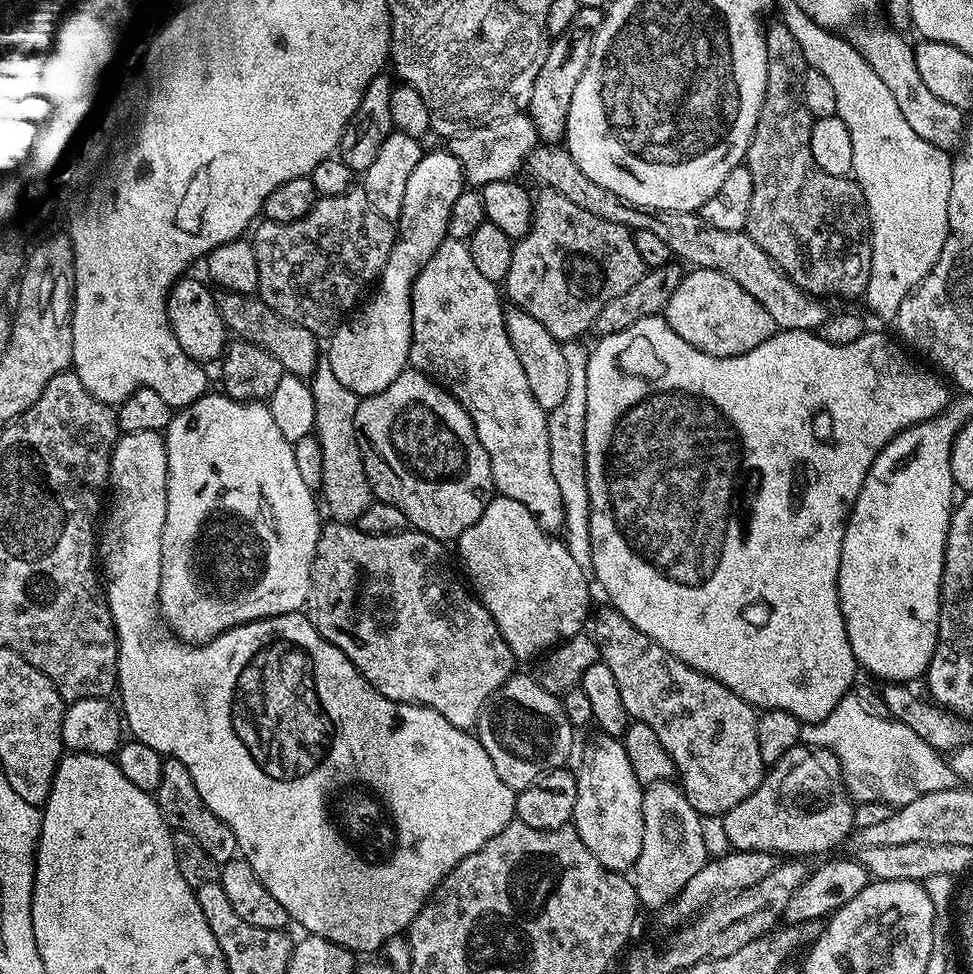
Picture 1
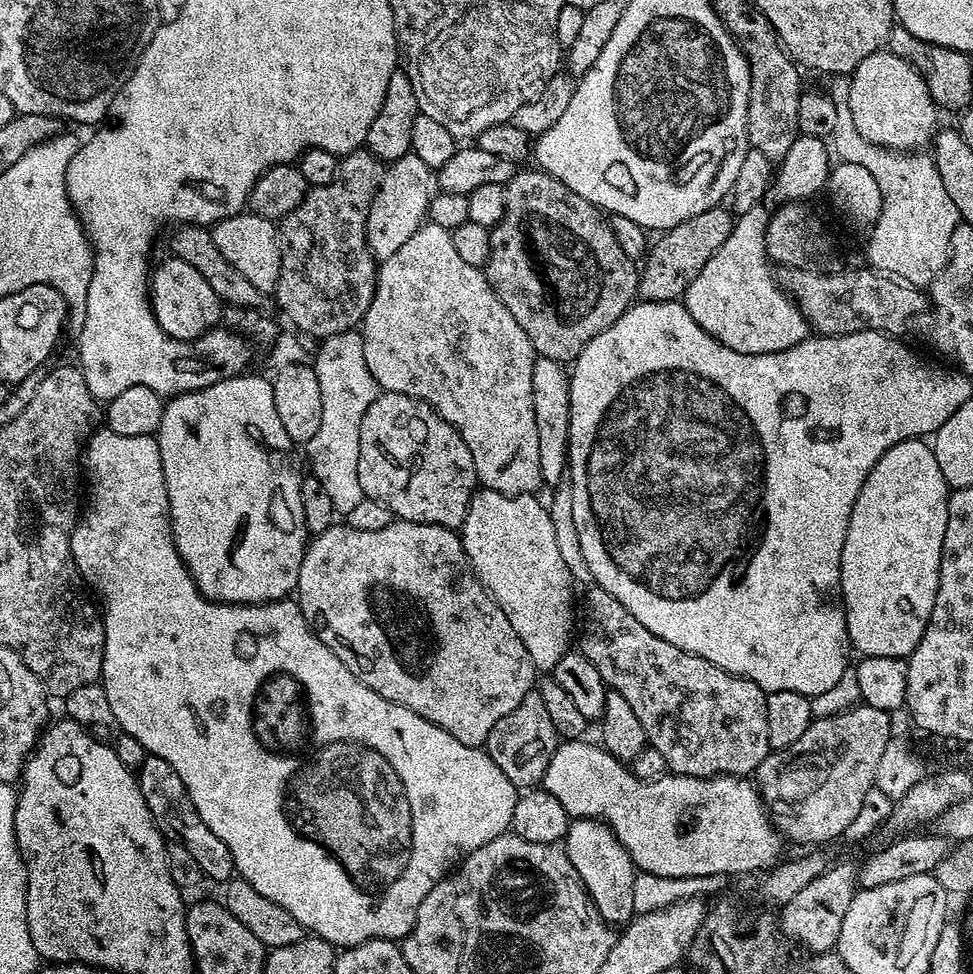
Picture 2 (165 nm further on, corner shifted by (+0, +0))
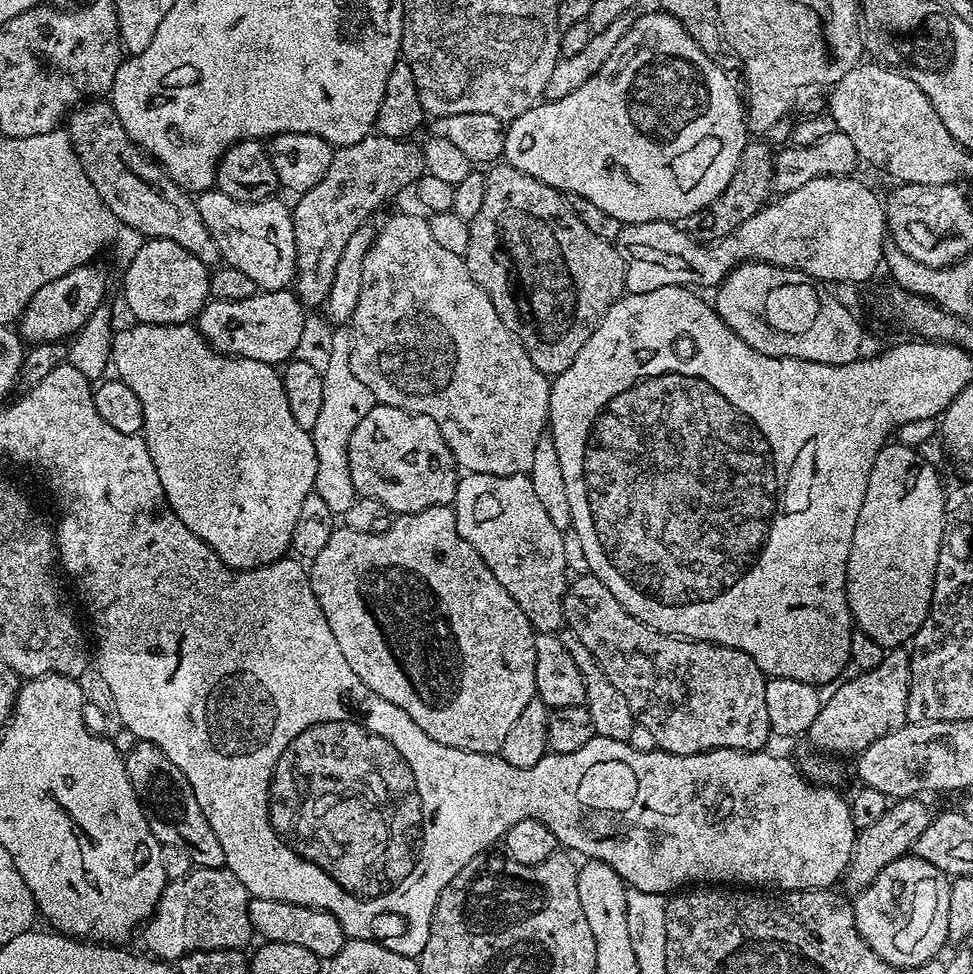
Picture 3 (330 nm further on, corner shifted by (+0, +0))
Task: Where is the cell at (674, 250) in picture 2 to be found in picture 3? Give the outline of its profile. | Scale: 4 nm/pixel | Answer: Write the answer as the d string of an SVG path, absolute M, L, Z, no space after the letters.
M756 142L748 143L742 150L742 158L738 162L734 178L730 178L726 190L722 190L722 194L718 194L718 198L714 198L710 207L698 210L686 217L682 222L684 231L689 232L696 240L711 242L720 240L726 234L738 230L738 226L742 226L742 222L746 222L746 218L754 218L754 214L761 212L764 205L769 203L774 192L773 174L773 149L770 150L766 145L756 144Z

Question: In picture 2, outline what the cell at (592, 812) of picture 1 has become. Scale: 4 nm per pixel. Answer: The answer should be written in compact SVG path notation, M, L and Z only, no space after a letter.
M573 819L568 825L568 832L564 835L562 847L568 853L574 870L578 870L578 878L584 884L584 889L588 891L588 896L594 902L598 914L607 924L623 926L637 915L634 910L634 878L638 869L632 863L630 854L624 849L622 842L618 842L618 838L608 825L600 820Z

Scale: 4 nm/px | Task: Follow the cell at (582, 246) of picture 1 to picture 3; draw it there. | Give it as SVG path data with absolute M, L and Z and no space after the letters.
M497 162L487 169L486 194L483 195L482 207L478 210L478 214L474 214L474 218L468 221L468 229L470 240L463 258L464 264L470 270L472 280L478 282L482 290L486 290L490 302L494 302L494 310L498 310L498 318L502 318L502 322L506 322L506 330L513 332L518 342L522 342L522 350L530 354L530 362L534 362L534 366L538 366L538 370L549 378L560 376L568 369L570 362L578 358L578 350L582 350L582 346L590 342L590 334L594 334L594 330L600 325L602 318L610 310L610 306L614 306L614 302L625 295L626 270L622 254L618 254L613 241L596 237L584 225L582 218L574 214L565 193L559 192L557 188L552 188L549 184L543 184L538 178L530 178L530 174L522 174L513 164L507 162Z

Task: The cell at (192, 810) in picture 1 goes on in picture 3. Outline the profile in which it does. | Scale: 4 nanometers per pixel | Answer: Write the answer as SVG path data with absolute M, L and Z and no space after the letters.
M137 740L134 750L123 753L123 758L130 786L134 786L134 794L146 814L146 822L160 845L179 846L197 868L225 867L222 842L218 842L218 834L210 830L210 822L206 822L206 814L202 814L198 798L194 798L194 790L190 782L186 782L186 774L182 774L182 770L178 770L178 766L174 766L174 762L154 746L154 742Z

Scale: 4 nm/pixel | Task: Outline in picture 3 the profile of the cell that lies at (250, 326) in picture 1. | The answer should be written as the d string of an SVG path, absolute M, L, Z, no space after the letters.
M92 98L81 103L67 117L66 131L91 185L126 226L150 240L178 242L182 250L190 250L190 254L203 264L216 266L221 263L218 242L210 238L210 230L206 230L202 214L198 214L195 199L179 188L164 169L134 143L130 134L126 134L118 114L107 99Z

